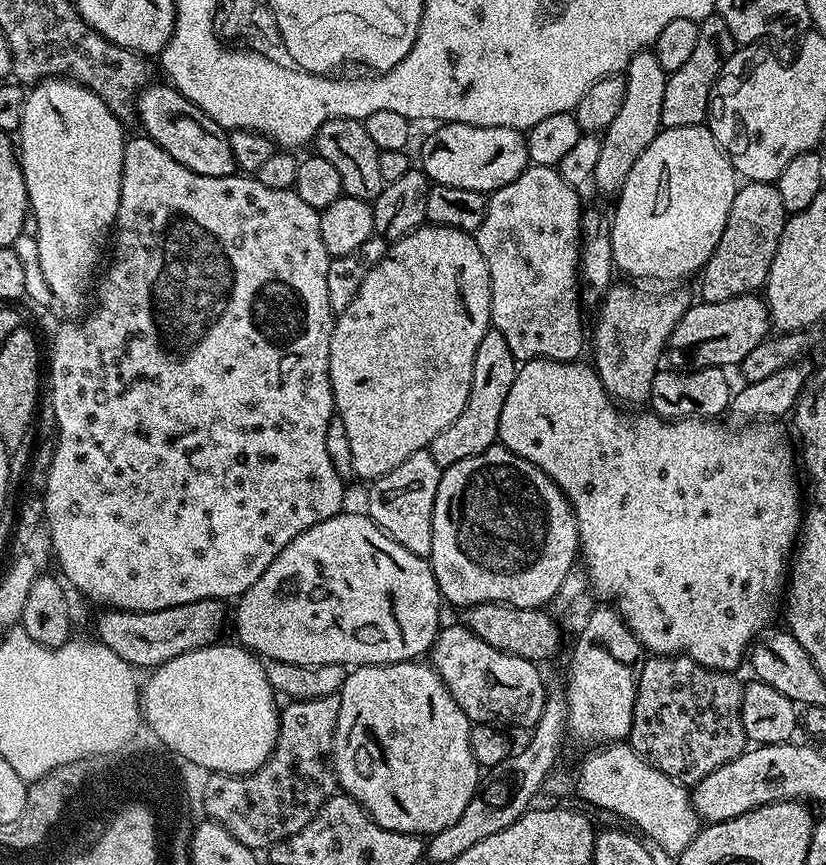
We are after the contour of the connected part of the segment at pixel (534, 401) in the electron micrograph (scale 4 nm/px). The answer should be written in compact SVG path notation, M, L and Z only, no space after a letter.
M529 360L519 365L518 371L511 377L508 384L508 392L504 395L504 405L502 406L502 418L500 419L499 443L505 448L509 448L515 456L520 456L524 460L528 460L535 468L540 468L549 476L553 482L560 488L560 493L568 499L568 504L572 508L572 513L576 519L576 535L578 537L578 552L584 558L582 564L583 571L587 575L587 583L590 585L591 591L596 591L601 596L601 601L614 602L624 621L628 623L628 629L635 634L640 640L641 645L645 649L649 648L649 653L659 654L661 656L682 655L689 656L694 662L698 662L707 668L715 668L718 672L732 672L740 664L740 659L745 659L746 653L749 651L750 645L769 627L768 624L776 616L776 595L781 595L782 585L786 580L786 565L789 563L790 557L794 552L794 545L798 540L798 529L802 524L801 509L796 509L796 480L792 477L792 460L788 457L788 448L784 445L784 432L779 428L776 422L760 422L755 425L753 432L740 432L744 430L732 430L736 432L723 432L719 428L719 423L713 422L708 418L685 418L682 420L665 420L655 414L647 414L648 416L640 416L637 420L623 420L620 412L615 408L612 396L609 395L607 389L604 388L603 382L597 376L595 367L584 365L584 362L565 362L562 360Z

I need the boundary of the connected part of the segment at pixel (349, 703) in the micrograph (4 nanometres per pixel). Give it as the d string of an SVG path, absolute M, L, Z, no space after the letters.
M405 662L403 664L365 664L356 666L347 673L344 685L339 690L341 712L338 714L336 724L336 738L332 742L331 762L336 773L337 785L353 800L363 806L365 812L371 816L374 823L380 828L391 832L405 832L408 836L427 837L433 832L446 830L446 826L454 826L458 818L462 818L462 810L470 802L482 783L481 765L476 763L476 755L472 753L473 725L468 715L454 702L448 693L448 687L440 680L435 668L424 662Z

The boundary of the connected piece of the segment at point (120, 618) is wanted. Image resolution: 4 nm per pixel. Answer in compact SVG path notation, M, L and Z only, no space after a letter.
M199 600L152 612L105 609L96 622L96 636L101 644L133 668L142 666L150 670L184 653L214 644L219 639L218 630L224 620L222 608L217 601Z

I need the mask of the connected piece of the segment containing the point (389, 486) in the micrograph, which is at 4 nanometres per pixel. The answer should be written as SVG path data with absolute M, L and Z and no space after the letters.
M426 450L410 454L402 466L390 470L385 476L371 481L368 492L367 515L398 546L406 546L415 556L425 558L432 555L432 539L434 538L434 498L438 494L441 469L434 458Z

